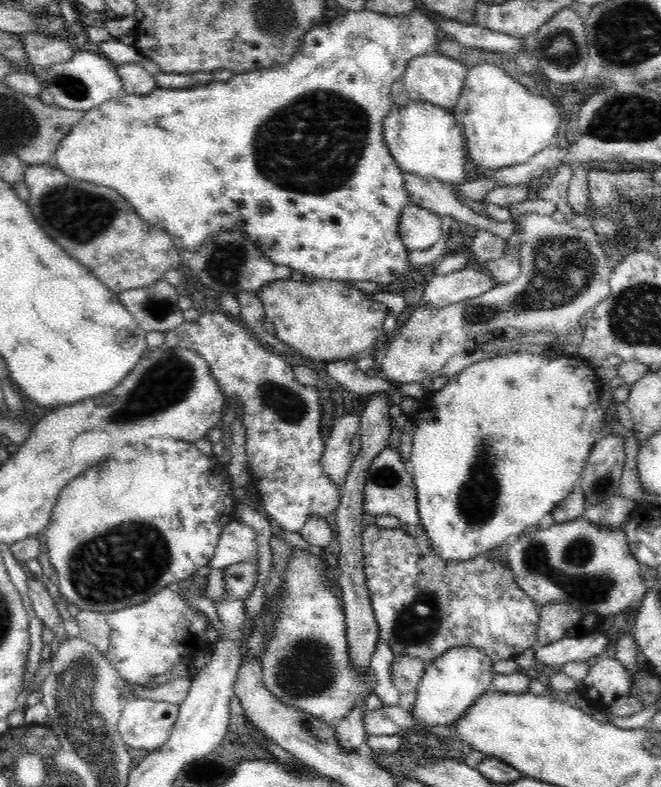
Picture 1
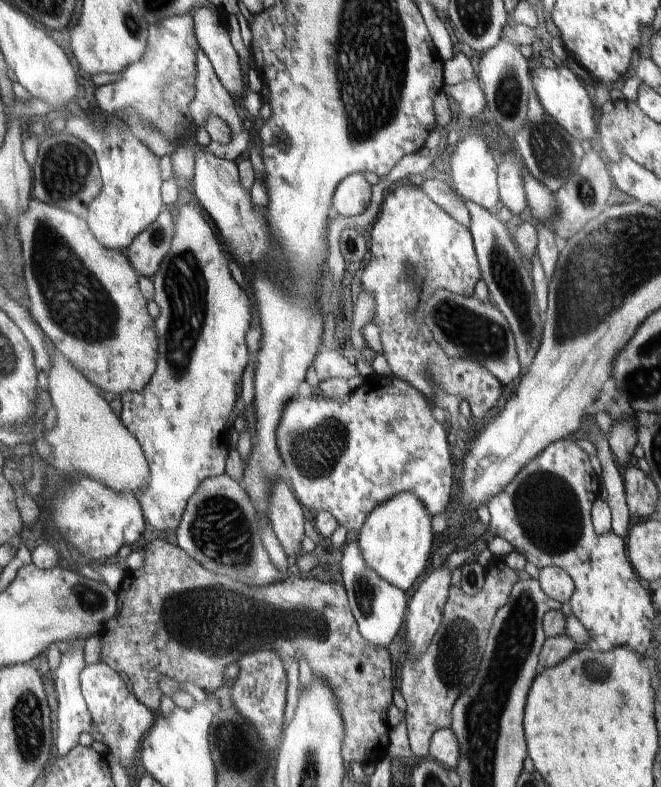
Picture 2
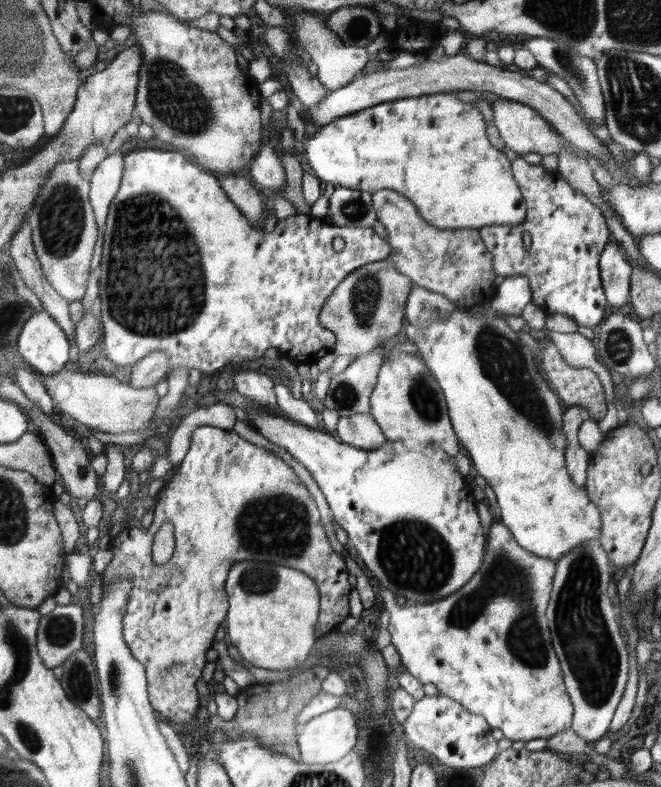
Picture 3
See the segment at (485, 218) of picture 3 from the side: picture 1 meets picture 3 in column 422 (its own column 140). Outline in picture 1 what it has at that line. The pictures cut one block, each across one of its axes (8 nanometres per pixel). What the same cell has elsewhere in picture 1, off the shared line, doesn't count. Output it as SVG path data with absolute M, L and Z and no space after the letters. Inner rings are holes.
M364 8L359 11L347 10L345 14L338 15L334 18L330 24L318 23L314 25L312 28L309 28L309 31L304 35L304 40L302 46L299 48L299 51L296 51L293 54L293 57L287 63L278 63L272 65L268 68L263 68L257 71L246 71L240 74L234 74L227 81L216 81L212 80L204 85L194 86L191 89L164 89L157 87L154 92L150 92L146 96L140 95L125 95L120 98L109 100L108 102L104 102L104 104L100 104L98 108L91 108L90 110L85 112L85 115L82 116L82 120L75 124L70 132L59 142L57 146L57 151L53 153L52 160L48 161L47 164L54 167L59 168L62 172L65 172L68 176L72 178L76 178L82 181L88 181L92 184L100 184L100 186L112 188L125 198L137 212L137 215L147 222L151 224L154 228L163 228L168 234L172 237L174 244L181 250L187 250L188 252L196 252L198 248L202 248L204 246L204 242L208 240L208 236L216 236L216 234L220 234L220 232L228 232L228 230L241 230L245 232L250 237L252 242L255 242L259 249L274 263L274 264L283 264L296 272L302 272L307 276L307 279L320 279L320 280L366 280L366 282L377 282L380 286L388 286L388 284L394 284L392 282L396 282L396 280L401 280L398 284L402 284L404 288L398 291L397 294L400 294L404 297L407 297L410 301L412 296L412 290L410 289L410 278L412 278L412 284L414 284L414 269L410 267L408 264L408 254L410 250L406 248L406 245L402 243L402 237L400 237L400 233L398 233L398 224L400 224L400 216L402 216L402 210L412 202L410 199L410 193L404 189L404 175L402 175L403 170L397 165L396 159L392 156L392 153L389 151L388 145L383 137L383 122L386 116L388 116L388 112L393 106L393 100L391 97L391 89L393 88L393 84L396 83L396 80L400 80L404 76L404 72L406 72L406 68L408 68L408 62L416 56L426 55L428 52L435 49L437 46L436 43L436 32L438 32L437 22L435 21L434 15L432 12L428 10L425 13L420 12L420 10L415 9L412 10L409 14L398 14L398 16L388 16L387 14L369 11Z

